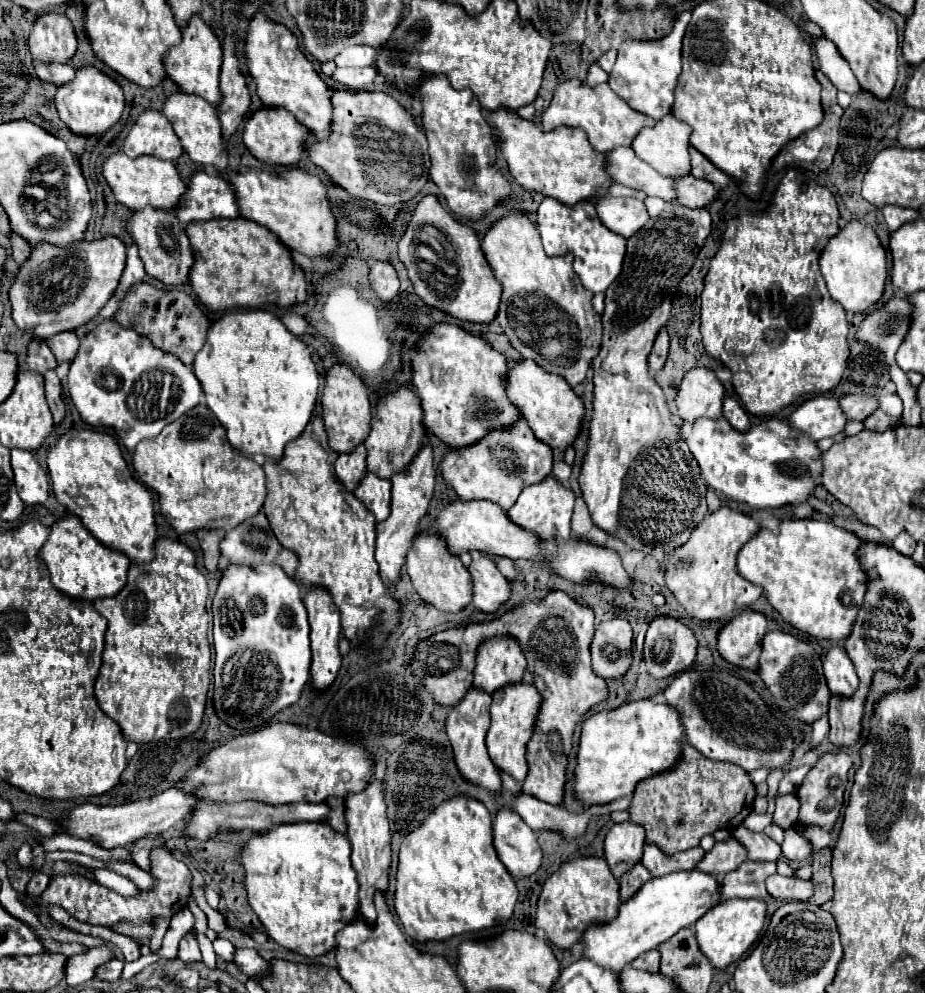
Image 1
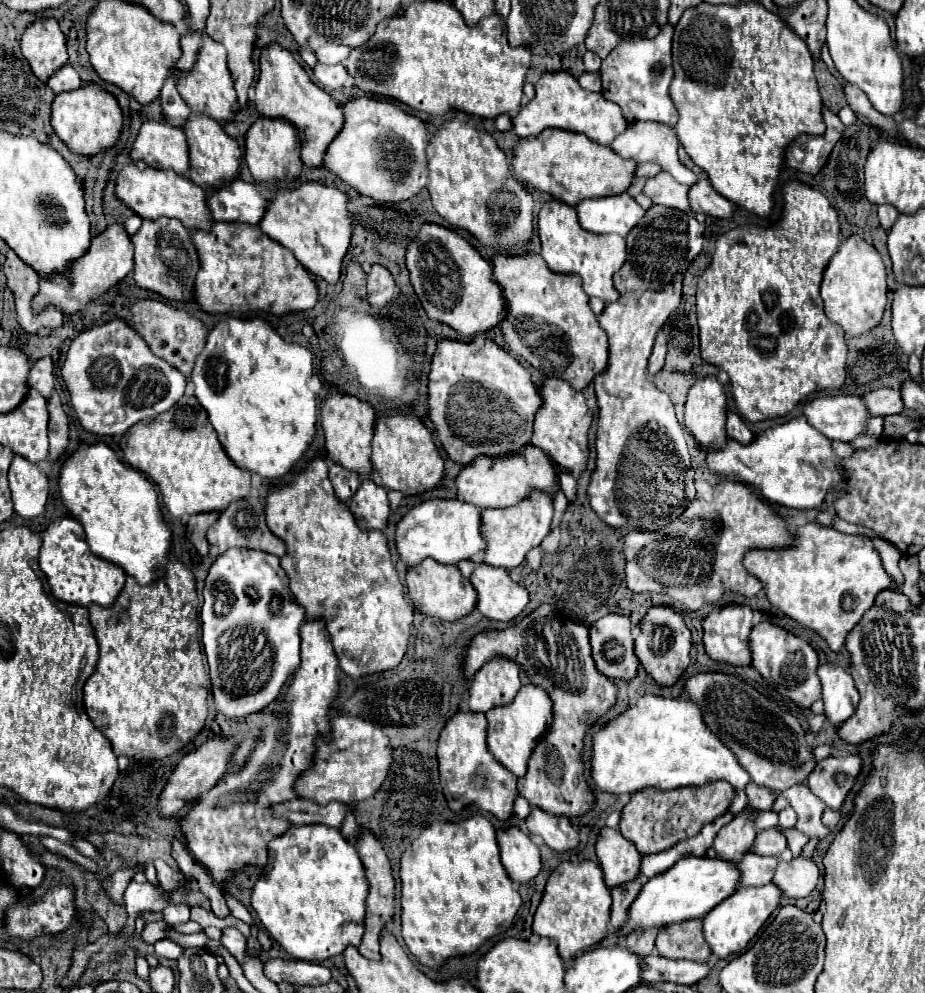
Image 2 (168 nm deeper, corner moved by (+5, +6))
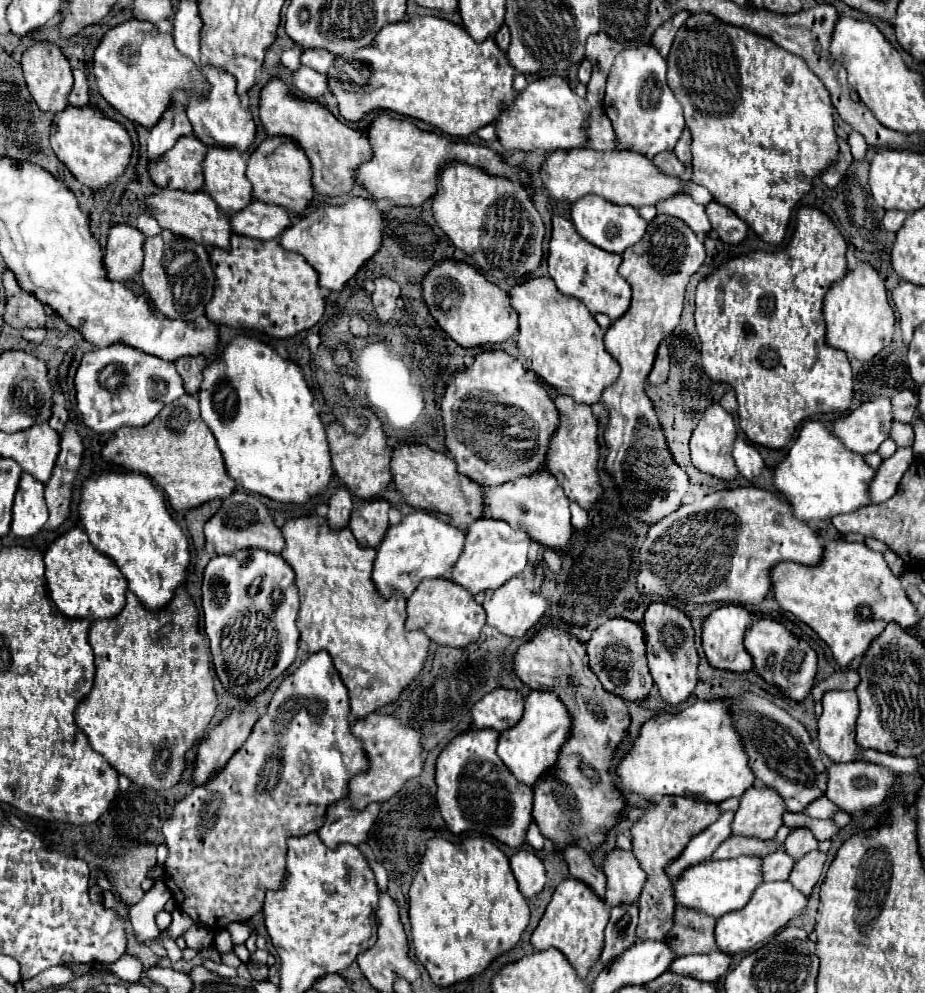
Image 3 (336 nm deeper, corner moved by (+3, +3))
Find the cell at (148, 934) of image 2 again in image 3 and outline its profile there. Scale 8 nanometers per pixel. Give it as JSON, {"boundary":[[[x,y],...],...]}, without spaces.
{"boundary":[[[176,908],[174,912],[172,912],[172,924],[164,930],[166,934],[168,934],[168,938],[172,938],[172,940],[176,940],[178,936],[182,936],[190,926],[194,924],[194,920],[186,914],[186,912],[182,912],[180,908]]]}

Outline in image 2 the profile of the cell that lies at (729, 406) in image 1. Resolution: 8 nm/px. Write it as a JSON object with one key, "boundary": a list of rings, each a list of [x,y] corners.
{"boundary":[[[728,413],[728,423],[726,423],[726,433],[730,439],[742,443],[742,445],[748,445],[752,443],[754,435],[752,431],[746,427],[746,423],[736,415],[736,413]]]}

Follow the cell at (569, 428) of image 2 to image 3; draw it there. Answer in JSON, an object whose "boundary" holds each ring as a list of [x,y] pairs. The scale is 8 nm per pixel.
{"boundary":[[[560,394],[554,400],[560,412],[560,424],[550,438],[550,450],[546,454],[546,470],[554,474],[564,488],[570,500],[576,500],[582,508],[590,508],[600,496],[600,480],[598,480],[598,420],[592,414],[588,404],[578,404],[574,398]]]}

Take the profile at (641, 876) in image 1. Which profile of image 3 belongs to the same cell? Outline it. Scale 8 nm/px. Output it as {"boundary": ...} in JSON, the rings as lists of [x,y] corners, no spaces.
{"boundary":[[[614,906],[610,912],[610,922],[606,926],[606,942],[600,956],[600,966],[614,960],[626,948],[636,942],[636,924],[638,924],[638,906]]]}

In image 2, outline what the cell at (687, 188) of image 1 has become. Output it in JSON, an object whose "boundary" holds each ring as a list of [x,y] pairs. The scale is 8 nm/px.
{"boundary":[[[700,177],[696,187],[690,187],[690,205],[696,213],[706,213],[716,219],[732,217],[732,203],[724,199],[720,193],[712,191],[712,185],[706,177]]]}

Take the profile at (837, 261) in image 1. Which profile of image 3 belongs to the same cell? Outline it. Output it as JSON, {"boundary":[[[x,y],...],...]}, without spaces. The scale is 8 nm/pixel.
{"boundary":[[[858,260],[852,270],[846,270],[840,282],[832,284],[832,288],[826,292],[822,312],[826,320],[826,342],[844,350],[856,360],[870,360],[894,338],[896,318],[886,296],[884,280],[868,262]]]}

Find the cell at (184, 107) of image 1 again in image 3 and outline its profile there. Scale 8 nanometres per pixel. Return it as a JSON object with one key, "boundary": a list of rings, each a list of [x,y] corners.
{"boundary":[[[208,146],[202,170],[204,192],[212,196],[220,210],[232,214],[250,202],[252,186],[246,178],[246,160],[238,154],[238,150]]]}

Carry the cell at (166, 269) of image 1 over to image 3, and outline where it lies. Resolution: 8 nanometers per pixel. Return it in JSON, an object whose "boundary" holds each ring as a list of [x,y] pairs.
{"boundary":[[[162,230],[162,234],[146,238],[144,268],[140,272],[140,278],[156,310],[168,318],[178,318],[184,322],[198,320],[200,316],[204,316],[204,306],[212,298],[214,272],[206,248],[170,230]]]}

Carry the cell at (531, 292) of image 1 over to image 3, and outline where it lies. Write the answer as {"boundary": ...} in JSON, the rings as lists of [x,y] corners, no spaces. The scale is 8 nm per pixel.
{"boundary":[[[530,278],[516,282],[508,290],[512,306],[520,314],[518,350],[528,360],[530,370],[536,372],[546,384],[554,386],[558,394],[570,394],[576,402],[594,404],[600,394],[610,386],[618,374],[618,362],[604,348],[604,330],[598,326],[590,310],[574,298],[564,298],[550,278]]]}

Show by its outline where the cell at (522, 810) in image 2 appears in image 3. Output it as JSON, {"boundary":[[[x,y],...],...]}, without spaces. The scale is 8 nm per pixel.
{"boundary":[[[530,822],[528,830],[526,830],[526,842],[528,842],[534,850],[546,848],[546,838],[540,834],[540,830],[538,830],[538,826],[536,826],[534,822]]]}

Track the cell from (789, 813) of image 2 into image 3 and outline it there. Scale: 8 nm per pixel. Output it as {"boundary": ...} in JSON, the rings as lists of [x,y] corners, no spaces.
{"boundary":[[[794,828],[788,834],[788,838],[784,840],[784,844],[782,844],[782,848],[786,850],[786,854],[792,854],[794,860],[798,860],[806,852],[814,850],[816,846],[818,846],[816,838],[814,838],[814,834],[808,828]]]}

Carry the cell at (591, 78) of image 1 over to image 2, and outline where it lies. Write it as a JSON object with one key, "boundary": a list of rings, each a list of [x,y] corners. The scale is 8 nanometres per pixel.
{"boundary":[[[584,73],[578,83],[584,87],[584,89],[590,89],[590,91],[600,91],[600,77],[598,73]]]}

